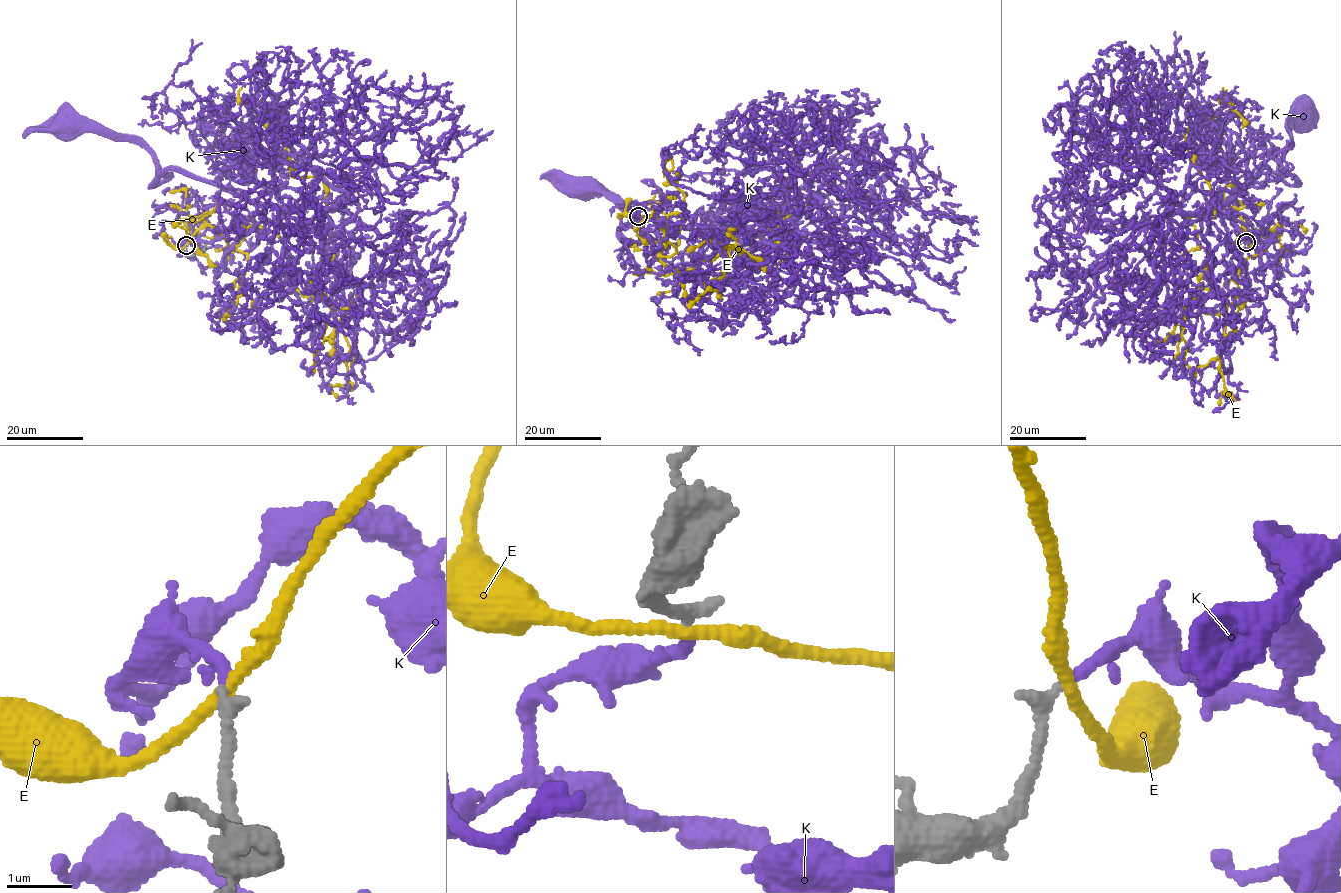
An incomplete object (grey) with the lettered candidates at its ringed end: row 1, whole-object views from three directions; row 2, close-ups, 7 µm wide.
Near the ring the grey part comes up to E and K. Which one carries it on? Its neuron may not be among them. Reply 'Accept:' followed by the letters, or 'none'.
Accept: K

